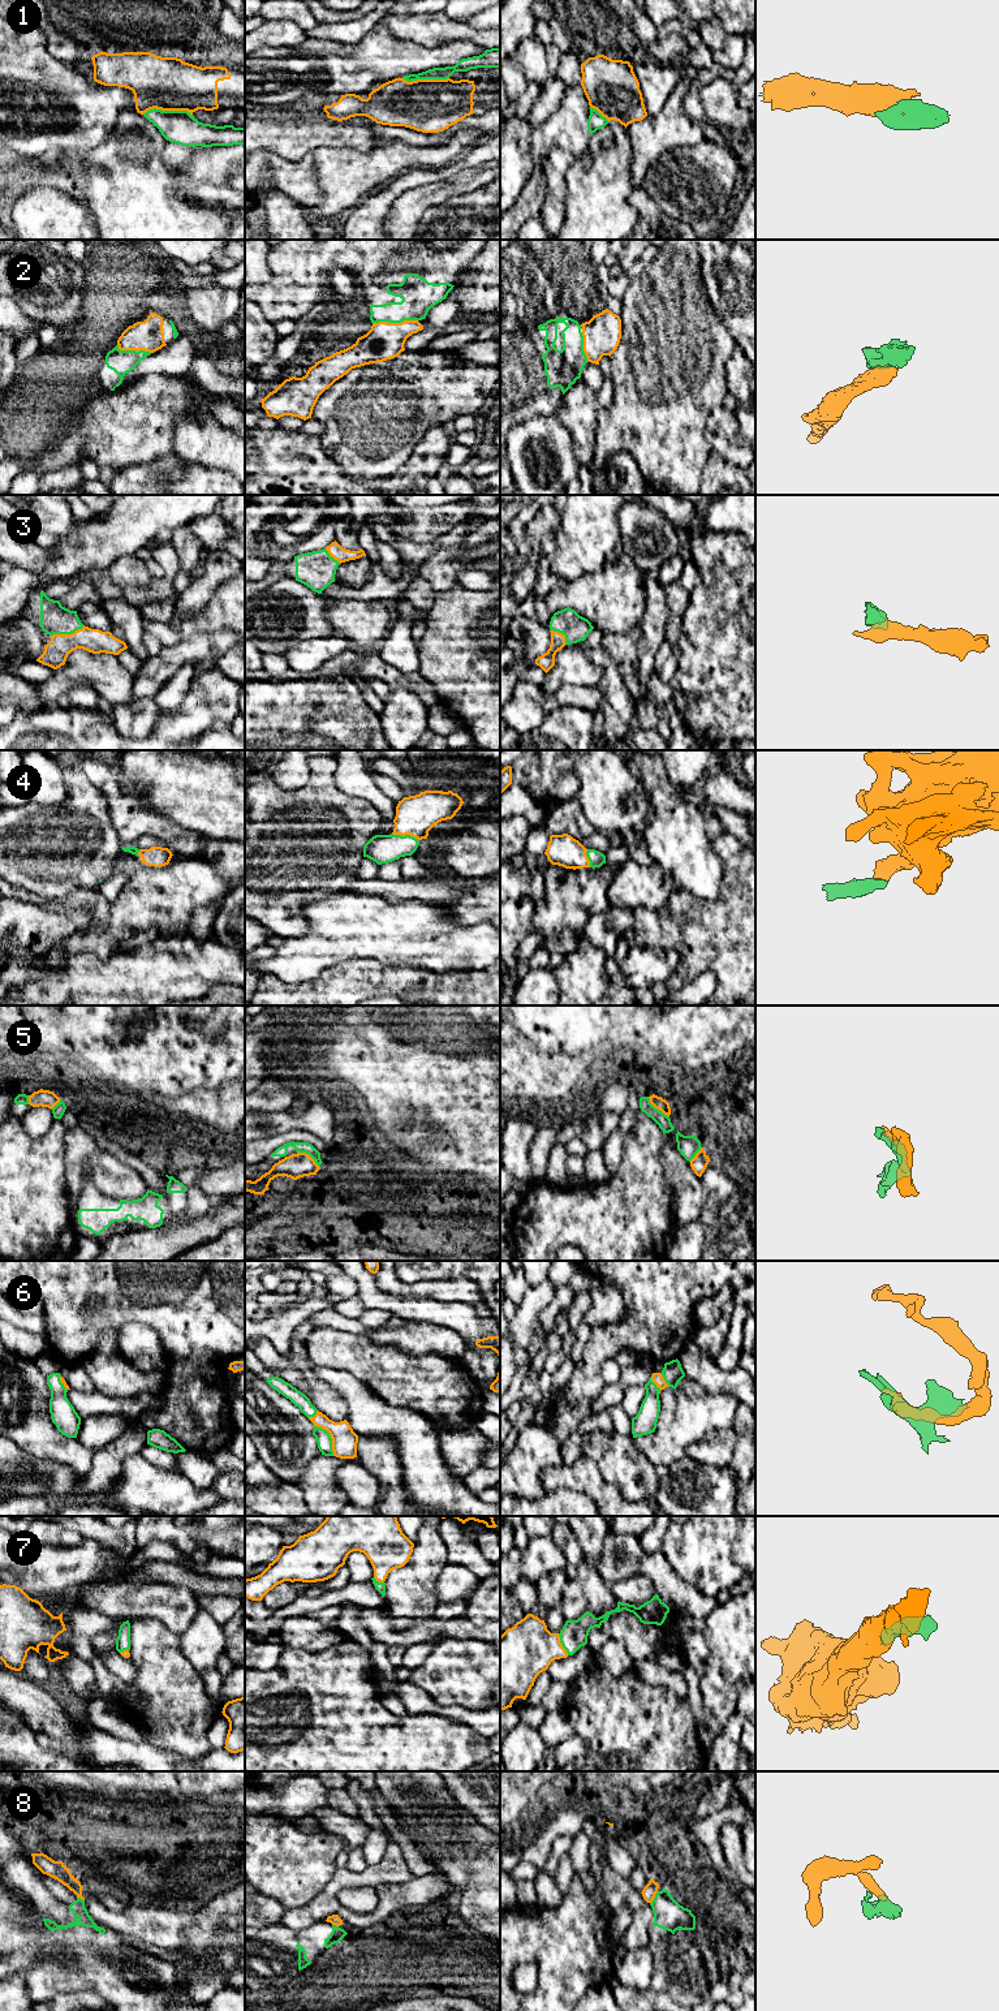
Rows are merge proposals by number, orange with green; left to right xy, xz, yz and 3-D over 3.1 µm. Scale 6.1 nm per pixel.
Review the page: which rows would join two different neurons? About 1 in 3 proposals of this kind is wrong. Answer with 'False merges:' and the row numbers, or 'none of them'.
False merges: 8

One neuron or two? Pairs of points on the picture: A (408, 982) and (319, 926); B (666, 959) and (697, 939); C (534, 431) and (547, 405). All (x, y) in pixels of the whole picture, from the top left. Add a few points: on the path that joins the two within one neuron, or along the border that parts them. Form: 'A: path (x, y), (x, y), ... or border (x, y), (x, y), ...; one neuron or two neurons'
A: border (341, 961), (375, 959), (391, 967), (401, 967); two neurons
B: border (672, 947), (677, 954), (677, 965), (666, 981); two neurons
C: border (554, 413), (530, 417), (513, 427); two neurons

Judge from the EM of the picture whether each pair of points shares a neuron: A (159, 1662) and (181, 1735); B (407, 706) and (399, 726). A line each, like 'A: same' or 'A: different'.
A: same
B: same

